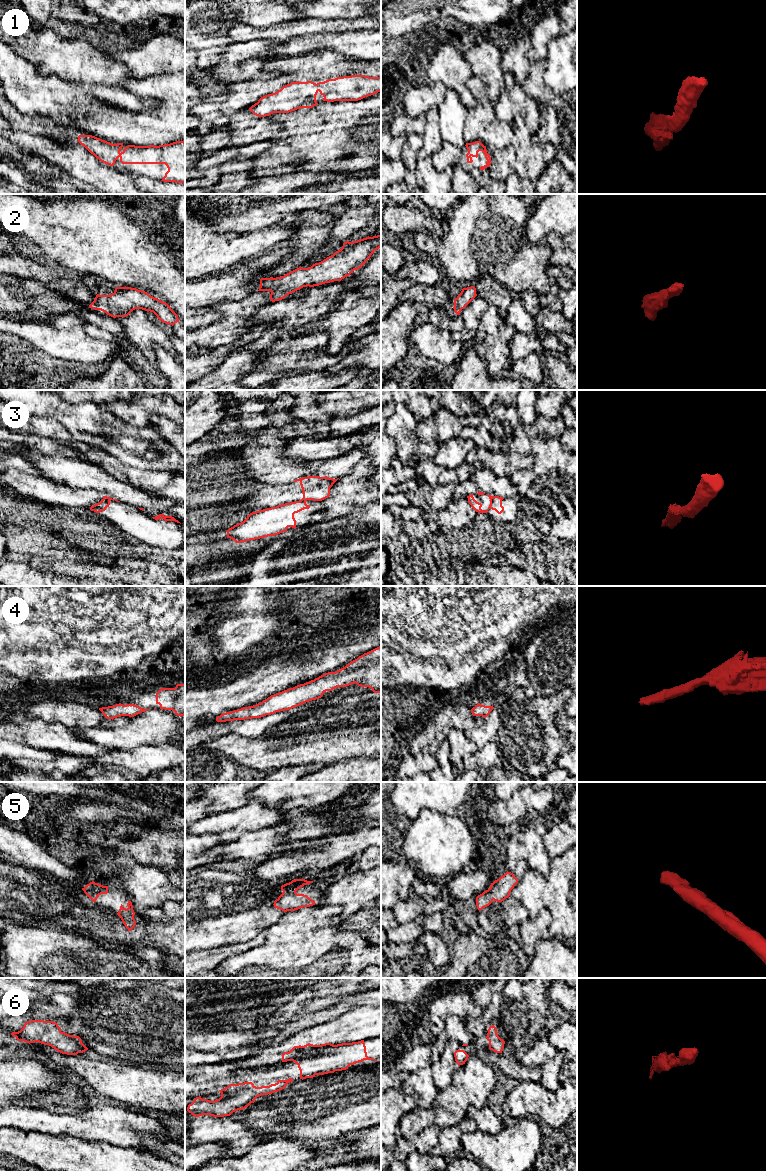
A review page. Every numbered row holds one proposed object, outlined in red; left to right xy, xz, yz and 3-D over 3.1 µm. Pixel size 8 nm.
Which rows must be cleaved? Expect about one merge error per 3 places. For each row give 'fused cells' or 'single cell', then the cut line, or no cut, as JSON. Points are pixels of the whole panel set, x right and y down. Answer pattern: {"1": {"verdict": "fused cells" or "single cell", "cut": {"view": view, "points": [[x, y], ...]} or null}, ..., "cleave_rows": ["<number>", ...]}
{"1": {"verdict": "single cell", "cut": null}, "2": {"verdict": "single cell", "cut": null}, "3": {"verdict": "fused cells", "cut": {"view": "yz", "points": [[493, 497], [489, 508]]}}, "4": {"verdict": "single cell", "cut": null}, "5": {"verdict": "single cell", "cut": null}, "6": {"verdict": "single cell", "cut": null}, "cleave_rows": ["3"]}

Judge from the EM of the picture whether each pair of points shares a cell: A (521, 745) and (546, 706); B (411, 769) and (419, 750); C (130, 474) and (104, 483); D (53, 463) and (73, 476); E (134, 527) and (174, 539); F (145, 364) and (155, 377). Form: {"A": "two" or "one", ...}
{"A": "one", "B": "two", "C": "two", "D": "one", "E": "one", "F": "one"}

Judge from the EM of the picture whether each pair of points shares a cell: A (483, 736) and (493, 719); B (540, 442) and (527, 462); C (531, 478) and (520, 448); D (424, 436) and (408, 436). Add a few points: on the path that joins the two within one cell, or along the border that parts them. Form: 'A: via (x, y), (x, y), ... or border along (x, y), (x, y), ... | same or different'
A: via (486, 732), (491, 723) | same
B: border along (531, 453), (533, 456), (532, 467) | different
C: border along (530, 448), (531, 453) | different
D: border along (416, 421), (416, 435), (422, 441), (429, 444) | different

